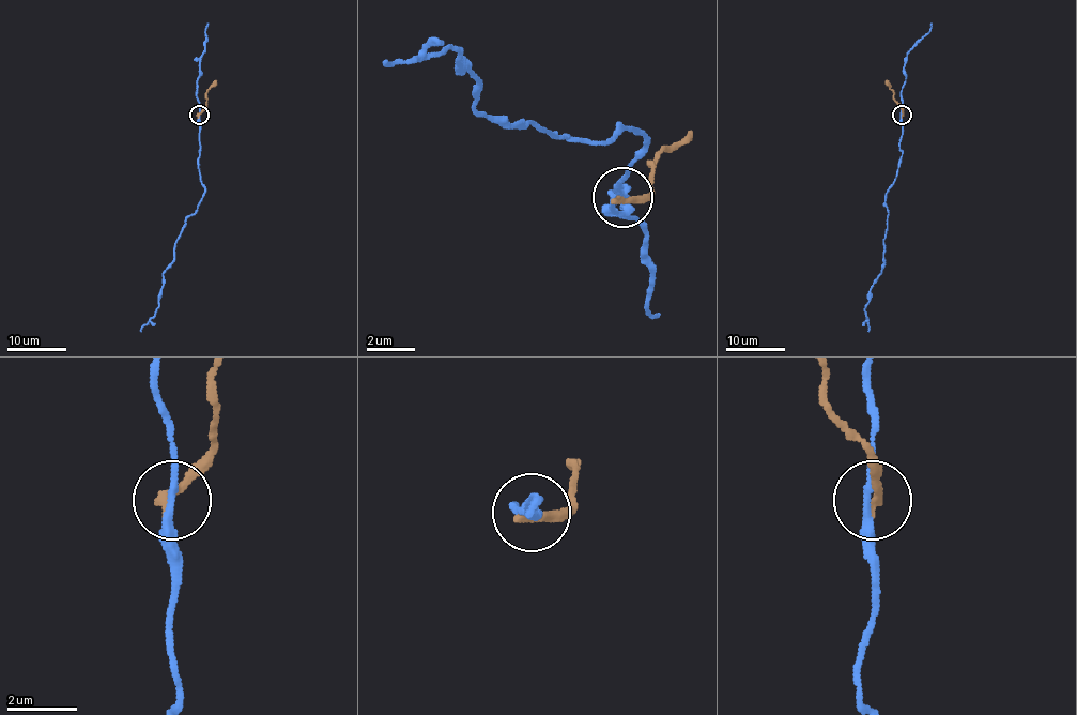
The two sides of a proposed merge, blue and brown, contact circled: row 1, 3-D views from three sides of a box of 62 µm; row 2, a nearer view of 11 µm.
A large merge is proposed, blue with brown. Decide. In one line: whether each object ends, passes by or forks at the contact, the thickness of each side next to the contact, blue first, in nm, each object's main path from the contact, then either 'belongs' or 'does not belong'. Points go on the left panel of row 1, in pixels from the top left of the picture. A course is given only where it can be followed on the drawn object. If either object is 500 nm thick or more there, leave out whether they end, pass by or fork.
blue passes by | brown ends | 200/280 nm | blue via (199, 115), (203, 196), (185, 218), (175, 244), (175, 260), (165, 271), (157, 308), (141, 331) | brown via (199, 115), (206, 90), (215, 79) | does not belong

